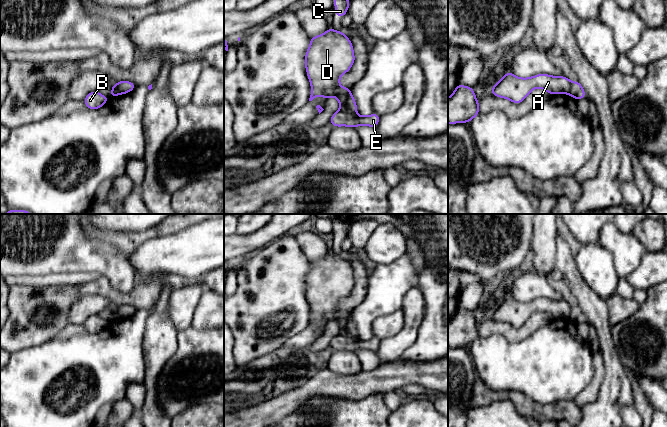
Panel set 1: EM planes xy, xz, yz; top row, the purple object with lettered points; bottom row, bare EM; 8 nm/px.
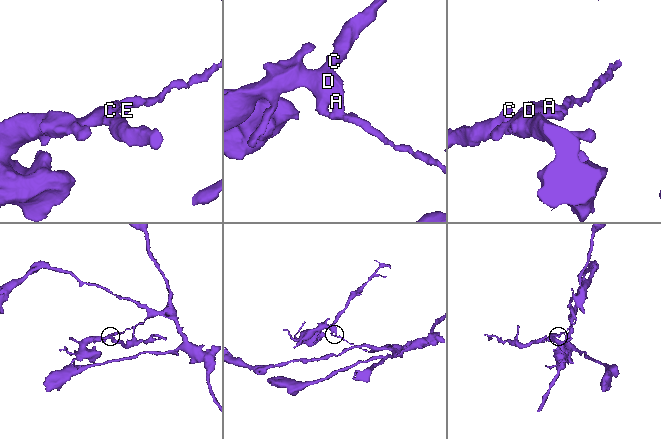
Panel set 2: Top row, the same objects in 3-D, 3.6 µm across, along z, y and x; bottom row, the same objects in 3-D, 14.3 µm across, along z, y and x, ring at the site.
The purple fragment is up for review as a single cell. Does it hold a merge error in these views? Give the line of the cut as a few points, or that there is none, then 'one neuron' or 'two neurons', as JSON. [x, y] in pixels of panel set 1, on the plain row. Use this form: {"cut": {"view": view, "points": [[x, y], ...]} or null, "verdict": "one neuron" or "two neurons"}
{"cut": {"view": "xz", "points": [[340, 334], [355, 338]]}, "verdict": "two neurons"}

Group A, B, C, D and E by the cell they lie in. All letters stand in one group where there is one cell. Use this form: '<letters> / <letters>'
A B C D / E

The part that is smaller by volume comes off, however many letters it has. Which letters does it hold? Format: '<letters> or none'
A, B, C, D

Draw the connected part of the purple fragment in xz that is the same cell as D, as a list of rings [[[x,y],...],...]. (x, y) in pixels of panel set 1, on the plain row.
[[[329,252],[321,259],[310,261],[305,278],[305,291],[311,307],[309,325],[315,321],[336,321],[340,335],[357,337],[356,325],[351,312],[341,311],[339,303],[355,286],[353,269],[346,258]]]

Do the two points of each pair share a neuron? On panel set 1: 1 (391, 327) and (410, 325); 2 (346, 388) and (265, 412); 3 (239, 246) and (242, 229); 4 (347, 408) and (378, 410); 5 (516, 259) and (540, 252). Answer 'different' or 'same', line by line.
1: different
2: same
3: different
4: same
5: different

